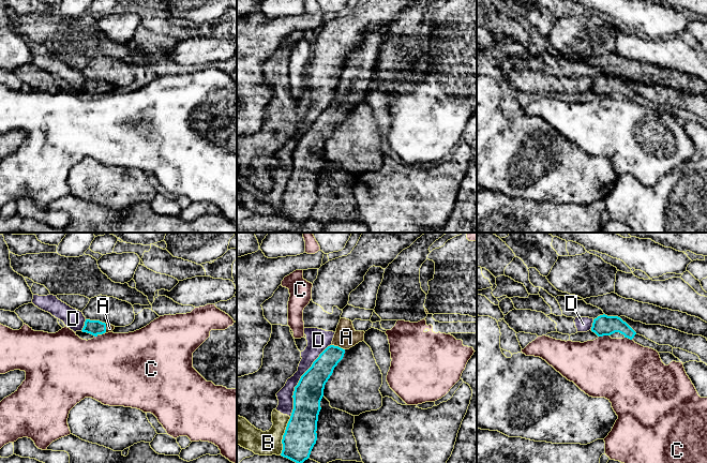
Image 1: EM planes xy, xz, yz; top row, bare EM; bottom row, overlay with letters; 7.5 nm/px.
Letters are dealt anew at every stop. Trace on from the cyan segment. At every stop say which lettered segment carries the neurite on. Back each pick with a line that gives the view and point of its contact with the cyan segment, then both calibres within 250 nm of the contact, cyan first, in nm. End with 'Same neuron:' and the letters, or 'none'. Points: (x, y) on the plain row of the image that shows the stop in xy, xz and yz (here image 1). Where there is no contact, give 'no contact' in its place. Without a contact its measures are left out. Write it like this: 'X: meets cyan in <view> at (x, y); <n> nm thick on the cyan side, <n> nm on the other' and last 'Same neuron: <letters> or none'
A: meets cyan in xz at (337, 106); 160 nm thick on the cyan side, 170 nm on the other
Same neuron: A

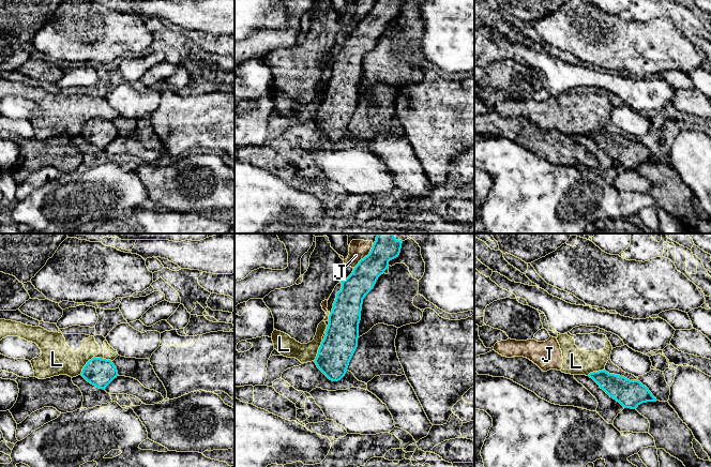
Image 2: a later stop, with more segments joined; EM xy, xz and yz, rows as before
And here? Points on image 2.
Same neuron: none

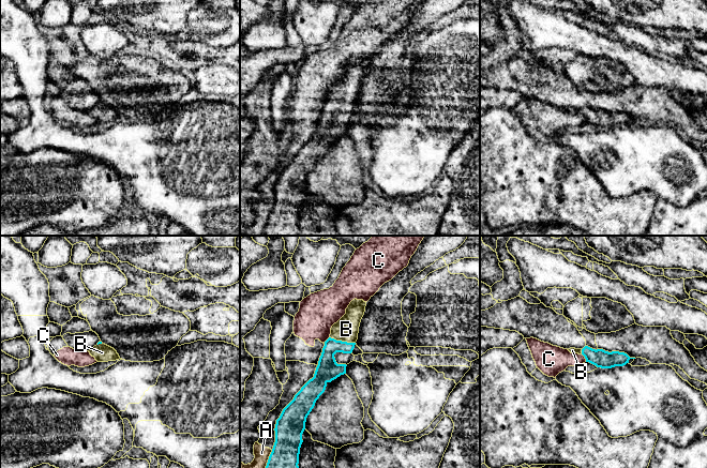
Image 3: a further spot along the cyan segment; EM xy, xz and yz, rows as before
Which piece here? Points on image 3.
B: meets cyan in xz at (343, 102); 170 nm thick on the cyan side, 180 nm on the other
Same neuron: B

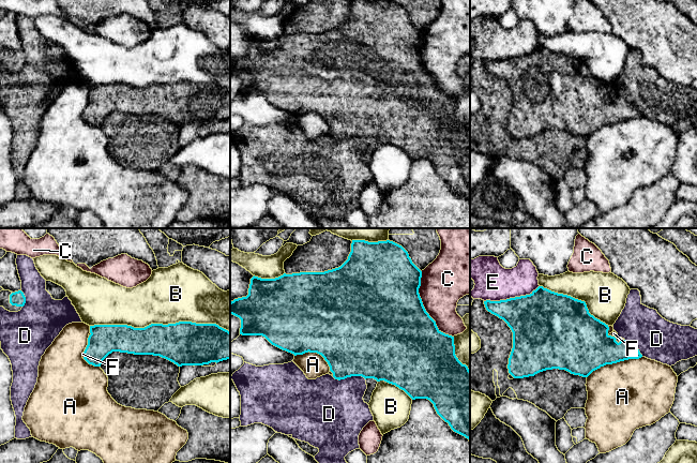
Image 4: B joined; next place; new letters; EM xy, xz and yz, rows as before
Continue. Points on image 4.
F: meets cyan in yz at (616, 99); 400 nm thick on the cyan side, 40 nm on the other
Same neuron: F

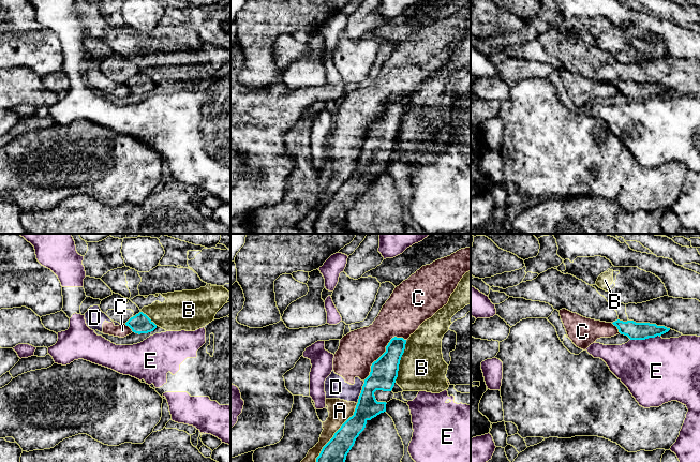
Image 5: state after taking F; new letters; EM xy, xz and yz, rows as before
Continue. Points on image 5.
Same neuron: none

